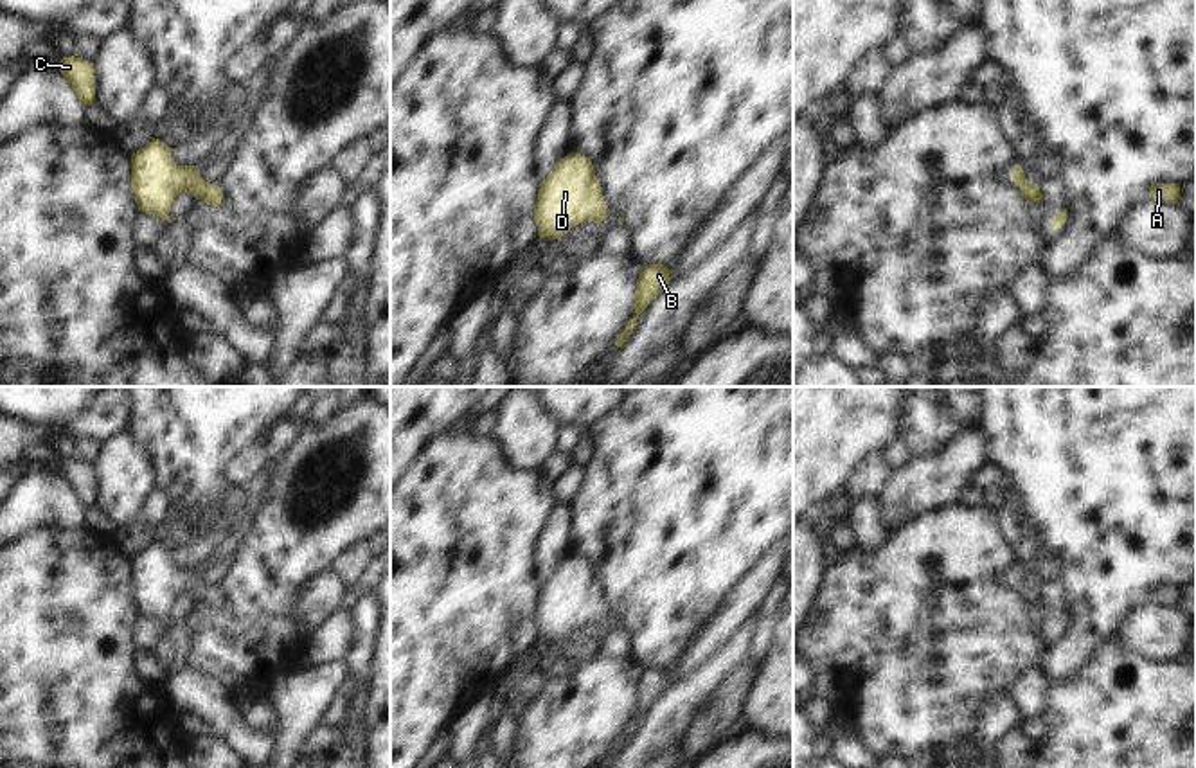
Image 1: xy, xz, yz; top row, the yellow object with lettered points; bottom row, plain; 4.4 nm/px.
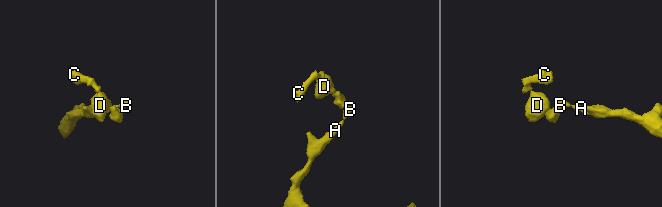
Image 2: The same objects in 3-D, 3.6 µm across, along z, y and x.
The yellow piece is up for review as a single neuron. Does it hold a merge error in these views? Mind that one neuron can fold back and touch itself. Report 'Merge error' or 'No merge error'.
No merge error.

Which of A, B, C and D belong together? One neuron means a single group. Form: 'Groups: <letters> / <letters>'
Groups: A B C D.

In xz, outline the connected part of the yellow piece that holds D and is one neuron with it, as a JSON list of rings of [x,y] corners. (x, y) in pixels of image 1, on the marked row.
[[[581,153],[561,158],[538,189],[534,221],[540,237],[559,239],[583,221],[601,227],[608,214],[595,169]]]

